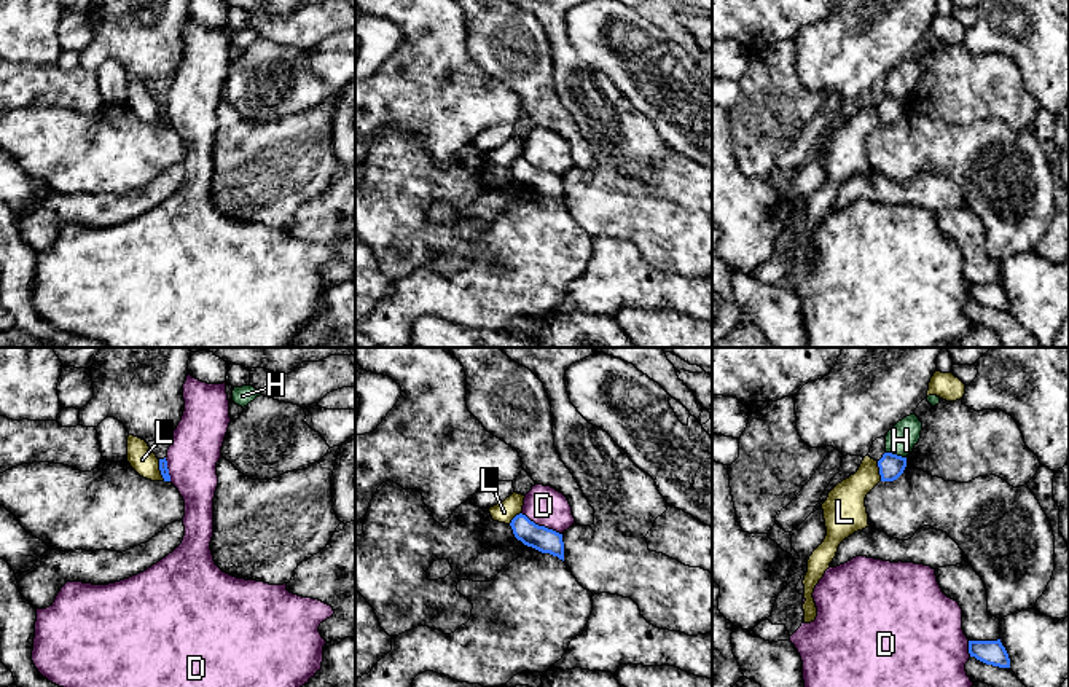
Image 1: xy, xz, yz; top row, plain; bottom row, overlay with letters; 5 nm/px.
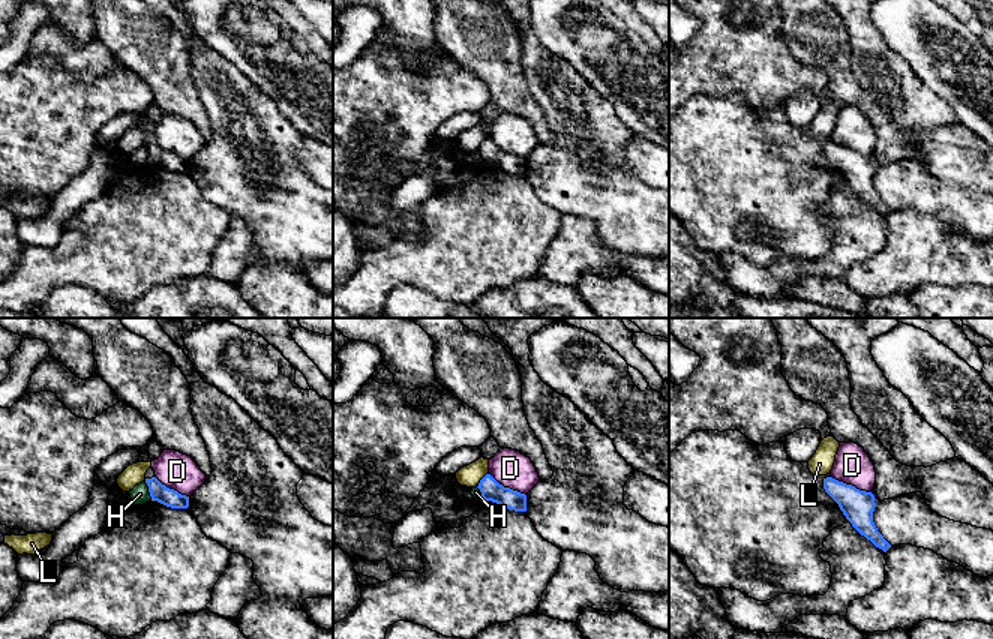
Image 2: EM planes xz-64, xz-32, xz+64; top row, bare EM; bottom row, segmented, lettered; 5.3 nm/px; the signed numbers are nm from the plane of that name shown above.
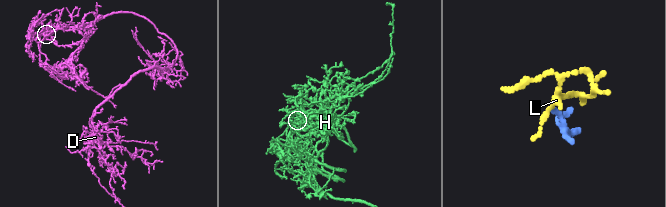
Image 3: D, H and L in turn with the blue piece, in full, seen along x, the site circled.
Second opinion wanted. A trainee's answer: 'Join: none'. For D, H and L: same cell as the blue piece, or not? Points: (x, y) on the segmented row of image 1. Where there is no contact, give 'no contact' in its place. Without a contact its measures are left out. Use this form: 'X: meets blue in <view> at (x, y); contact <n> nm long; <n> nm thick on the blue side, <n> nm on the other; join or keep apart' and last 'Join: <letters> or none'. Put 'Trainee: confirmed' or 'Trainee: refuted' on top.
Trainee: confirmed
D: meets blue in xz at (542, 526); contact 240 nm long; 130 nm thick on the blue side, 200 nm on the other; keep apart
H: meets blue in yz at (896, 455); contact 110 nm long; 130 nm thick on the blue side, 150 nm on the other; keep apart
L: meets blue in xy at (160, 469); contact 120 nm long; 50 nm thick on the blue side, 140 nm on the other; keep apart
Join: none

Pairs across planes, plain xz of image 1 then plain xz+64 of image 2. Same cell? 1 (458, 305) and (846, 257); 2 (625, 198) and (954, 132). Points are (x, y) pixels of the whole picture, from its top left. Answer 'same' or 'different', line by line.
1: same
2: different

